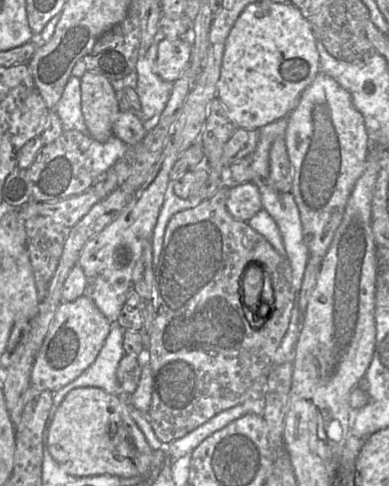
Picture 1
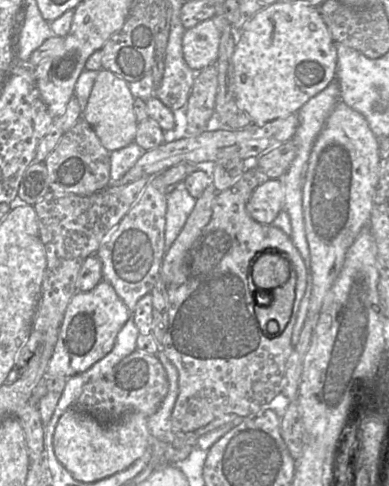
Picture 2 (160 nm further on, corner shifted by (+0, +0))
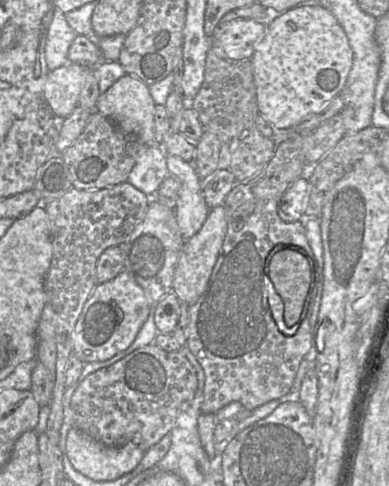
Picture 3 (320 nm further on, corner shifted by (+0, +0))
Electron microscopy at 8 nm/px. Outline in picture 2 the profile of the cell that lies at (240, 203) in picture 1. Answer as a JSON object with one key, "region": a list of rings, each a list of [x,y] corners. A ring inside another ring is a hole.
{"region":[[[268,179],[253,191],[246,204],[246,210],[255,221],[271,224],[283,210],[284,200],[284,190],[280,180]]]}

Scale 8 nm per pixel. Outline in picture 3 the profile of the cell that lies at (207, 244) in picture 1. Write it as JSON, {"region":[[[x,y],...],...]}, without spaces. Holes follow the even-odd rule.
{"region":[[[292,135],[277,144],[267,166],[247,181],[235,184],[224,200],[227,232],[222,248],[205,291],[195,303],[187,305],[186,347],[197,359],[205,376],[201,414],[215,414],[231,402],[239,402],[243,408],[254,410],[283,397],[290,391],[299,365],[312,347],[314,327],[311,322],[302,321],[297,332],[287,336],[279,330],[268,304],[268,287],[272,282],[267,275],[267,266],[274,253],[288,249],[305,258],[310,255],[311,259],[316,259],[304,223],[285,222],[278,214],[279,203],[289,186],[299,178],[309,178],[310,172],[305,173],[304,136]]]}

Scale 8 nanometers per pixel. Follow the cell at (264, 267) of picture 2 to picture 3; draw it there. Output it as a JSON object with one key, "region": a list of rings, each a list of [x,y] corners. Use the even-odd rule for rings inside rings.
{"region":[[[281,249],[272,255],[267,266],[267,275],[284,302],[285,324],[292,327],[302,321],[311,299],[316,296],[319,288],[317,260],[311,259],[310,255],[305,258],[292,250]]]}

